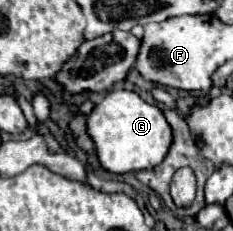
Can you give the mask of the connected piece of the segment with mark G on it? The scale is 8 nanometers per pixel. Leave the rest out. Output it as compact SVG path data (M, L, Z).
M125 89L107 93L107 97L93 107L87 117L87 133L93 139L101 167L115 175L153 169L163 161L171 145L171 127L167 125L163 111Z

